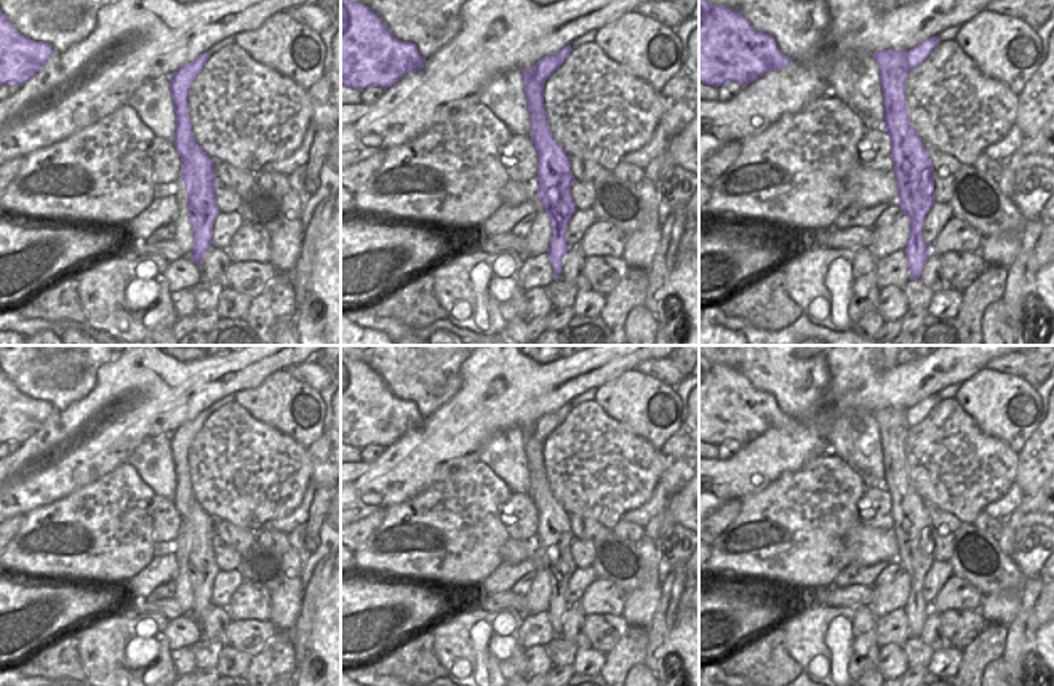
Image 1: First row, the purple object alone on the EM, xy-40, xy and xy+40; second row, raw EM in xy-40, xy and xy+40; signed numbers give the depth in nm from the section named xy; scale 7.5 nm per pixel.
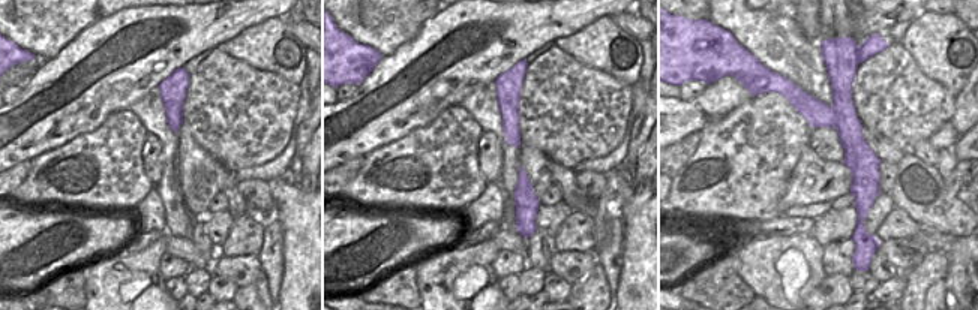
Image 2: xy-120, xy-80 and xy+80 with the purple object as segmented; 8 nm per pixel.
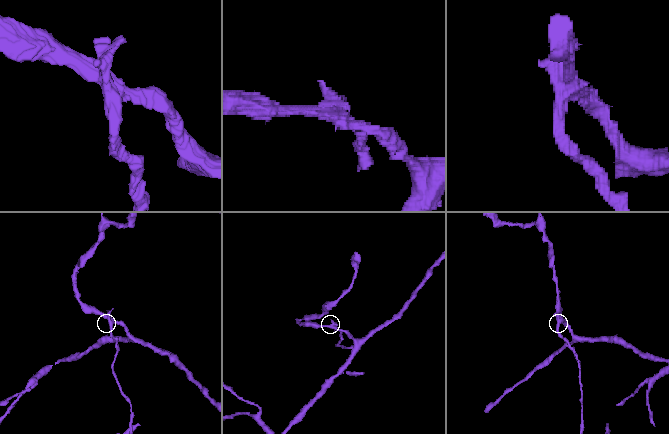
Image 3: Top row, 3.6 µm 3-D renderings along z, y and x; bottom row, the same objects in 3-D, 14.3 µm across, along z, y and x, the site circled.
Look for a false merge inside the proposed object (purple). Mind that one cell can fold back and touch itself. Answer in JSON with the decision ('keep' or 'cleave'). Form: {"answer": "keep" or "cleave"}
{"answer": "cleave"}

